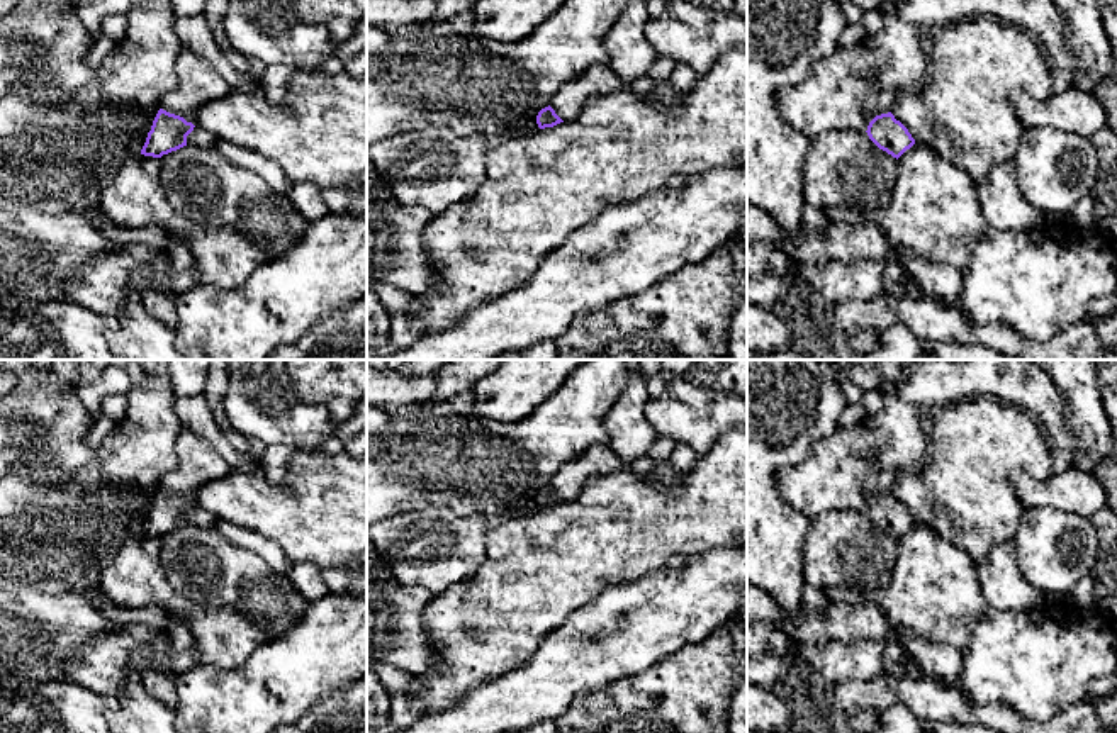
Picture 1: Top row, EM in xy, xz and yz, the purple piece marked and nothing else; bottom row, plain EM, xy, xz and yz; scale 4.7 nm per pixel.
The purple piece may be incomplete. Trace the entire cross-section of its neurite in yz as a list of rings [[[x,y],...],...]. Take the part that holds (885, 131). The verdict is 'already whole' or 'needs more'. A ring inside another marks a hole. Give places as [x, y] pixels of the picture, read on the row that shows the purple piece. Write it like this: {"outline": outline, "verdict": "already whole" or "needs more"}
{"outline": [[[884,90],[869,100],[866,107],[866,117],[869,120],[866,132],[879,149],[898,159],[915,144],[915,139],[891,114],[896,97],[898,93]]], "verdict": "needs more"}

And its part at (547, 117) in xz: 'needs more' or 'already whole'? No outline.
needs more

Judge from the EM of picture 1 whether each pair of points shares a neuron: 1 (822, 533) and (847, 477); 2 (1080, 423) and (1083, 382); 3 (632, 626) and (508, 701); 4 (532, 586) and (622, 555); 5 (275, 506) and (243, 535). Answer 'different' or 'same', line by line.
1: different
2: same
3: same
4: same
5: different

